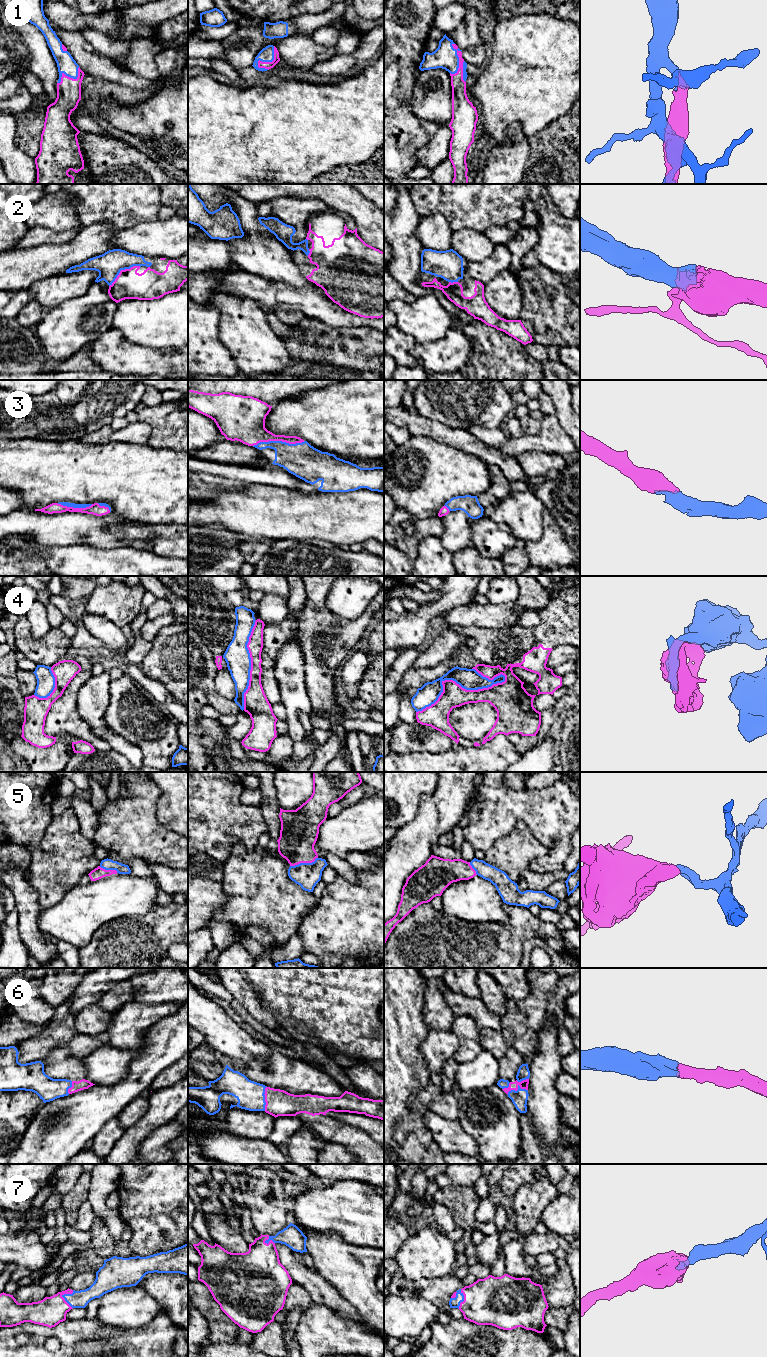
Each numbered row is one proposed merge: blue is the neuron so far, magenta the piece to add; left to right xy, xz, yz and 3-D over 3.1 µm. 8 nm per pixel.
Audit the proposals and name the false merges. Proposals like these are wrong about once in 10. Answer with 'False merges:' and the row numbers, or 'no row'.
False merges: 4

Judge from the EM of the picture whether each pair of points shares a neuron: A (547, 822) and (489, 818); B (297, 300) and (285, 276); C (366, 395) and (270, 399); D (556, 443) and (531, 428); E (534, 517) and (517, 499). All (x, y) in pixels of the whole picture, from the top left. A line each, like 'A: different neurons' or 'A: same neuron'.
A: same neuron
B: different neurons
C: different neurons
D: different neurons
E: same neuron

